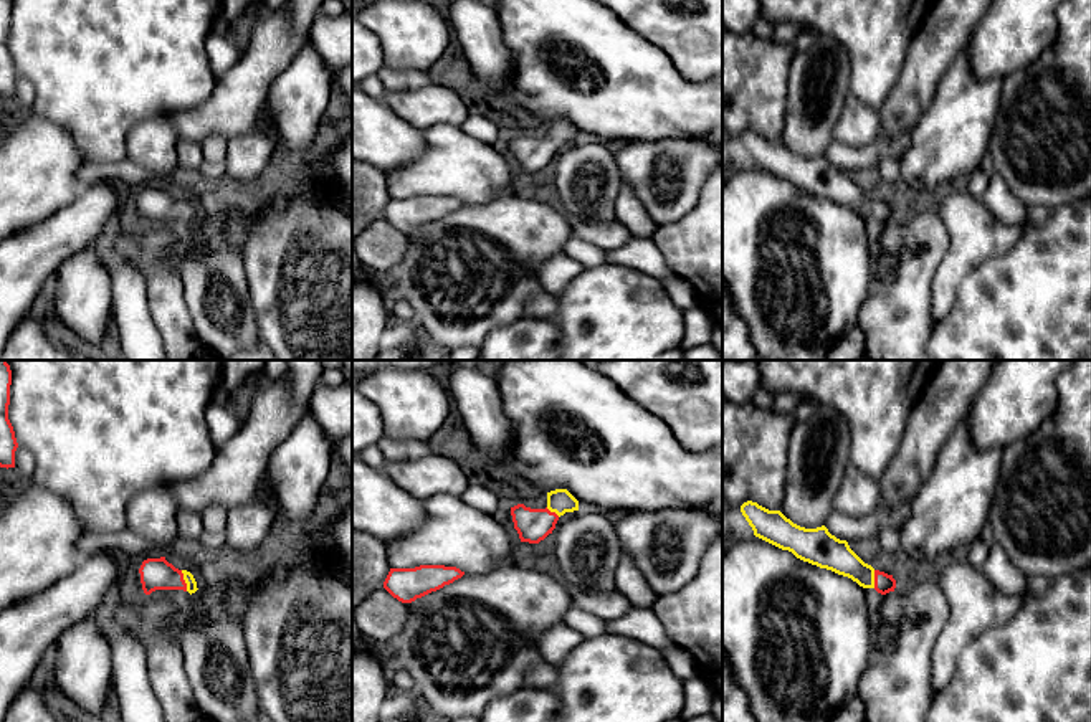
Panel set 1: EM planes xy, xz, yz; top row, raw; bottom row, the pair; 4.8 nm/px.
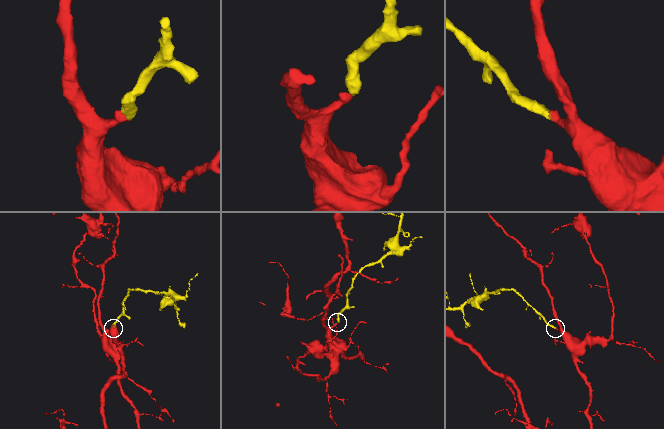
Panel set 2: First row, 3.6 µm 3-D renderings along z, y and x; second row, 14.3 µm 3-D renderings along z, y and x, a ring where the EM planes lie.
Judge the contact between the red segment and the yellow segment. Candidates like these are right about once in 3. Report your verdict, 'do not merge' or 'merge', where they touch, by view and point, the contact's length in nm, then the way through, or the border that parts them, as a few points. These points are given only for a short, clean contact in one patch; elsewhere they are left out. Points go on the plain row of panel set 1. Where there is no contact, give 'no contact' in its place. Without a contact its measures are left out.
merge | xy (184, 210) | 110 nm | across xy (156, 204), (184, 210), (189, 208)

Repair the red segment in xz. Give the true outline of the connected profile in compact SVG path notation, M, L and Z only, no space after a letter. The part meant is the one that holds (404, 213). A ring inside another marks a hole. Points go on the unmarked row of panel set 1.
M420 195L415 198L390 198L384 218L398 231L412 233L431 221L461 208L465 202L456 197Z

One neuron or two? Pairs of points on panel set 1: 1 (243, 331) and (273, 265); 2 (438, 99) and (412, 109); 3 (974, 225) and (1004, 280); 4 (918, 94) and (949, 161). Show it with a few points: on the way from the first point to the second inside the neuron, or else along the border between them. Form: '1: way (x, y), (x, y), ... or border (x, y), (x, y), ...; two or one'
1: border (243, 271), (257, 331), (263, 341); two
2: way (432, 104), (419, 108); one
3: border (1024, 235), (1004, 253), (984, 260), (961, 281); two
4: border (943, 75), (933, 101), (911, 131); two

